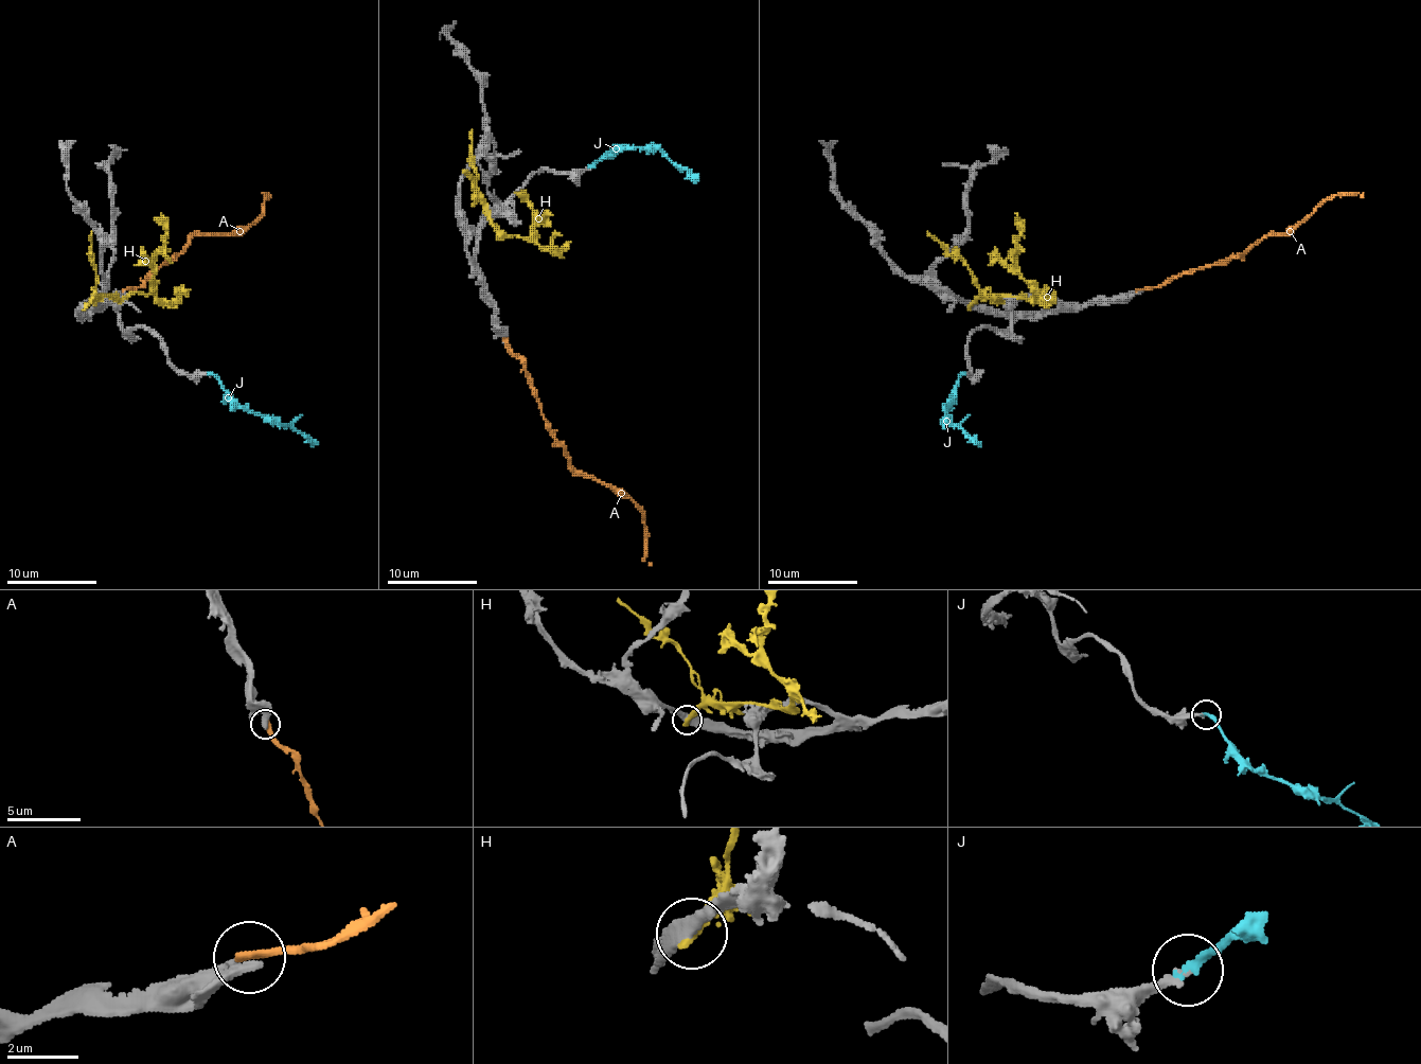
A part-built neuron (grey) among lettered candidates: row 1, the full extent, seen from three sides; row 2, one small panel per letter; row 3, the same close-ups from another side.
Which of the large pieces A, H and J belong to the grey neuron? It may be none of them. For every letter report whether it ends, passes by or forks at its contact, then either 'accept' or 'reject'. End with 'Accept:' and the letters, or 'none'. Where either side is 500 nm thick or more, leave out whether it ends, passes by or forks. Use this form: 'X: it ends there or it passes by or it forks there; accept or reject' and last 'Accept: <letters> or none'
A: it ends there; reject
H: it ends there; reject
J: it ends there; accept
Accept: J

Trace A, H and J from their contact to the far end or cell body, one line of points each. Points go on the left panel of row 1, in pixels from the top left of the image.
A: (125, 289), (134, 289), (196, 235), (242, 233), (262, 213), (264, 193), (270, 197)
H: (87, 305), (95, 296), (120, 298), (136, 291), (147, 294), (165, 235), (160, 213)
J: (212, 374), (244, 408), (278, 420), (318, 444)

